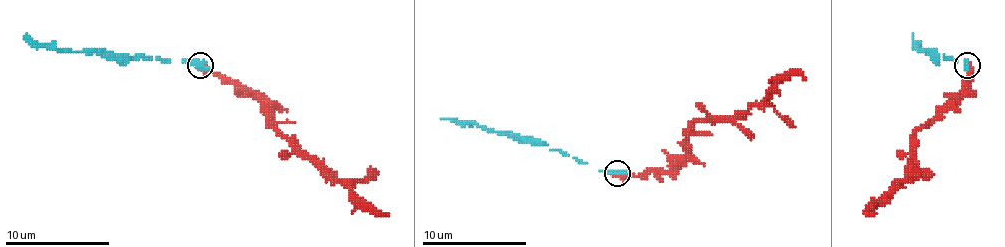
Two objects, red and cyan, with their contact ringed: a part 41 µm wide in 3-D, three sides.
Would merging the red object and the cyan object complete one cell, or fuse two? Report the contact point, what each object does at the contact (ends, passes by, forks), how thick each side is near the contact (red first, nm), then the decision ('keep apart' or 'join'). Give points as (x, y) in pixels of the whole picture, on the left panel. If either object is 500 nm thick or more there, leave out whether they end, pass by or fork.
(200, 65) | 360/550 nm | join

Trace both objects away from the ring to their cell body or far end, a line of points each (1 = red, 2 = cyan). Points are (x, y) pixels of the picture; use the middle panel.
1: (618, 173), (667, 171), (685, 152), (685, 137), (696, 121), (735, 121), (792, 74), (805, 80)
2: (618, 173), (600, 171), (548, 145), (514, 139), (477, 126), (441, 119)

